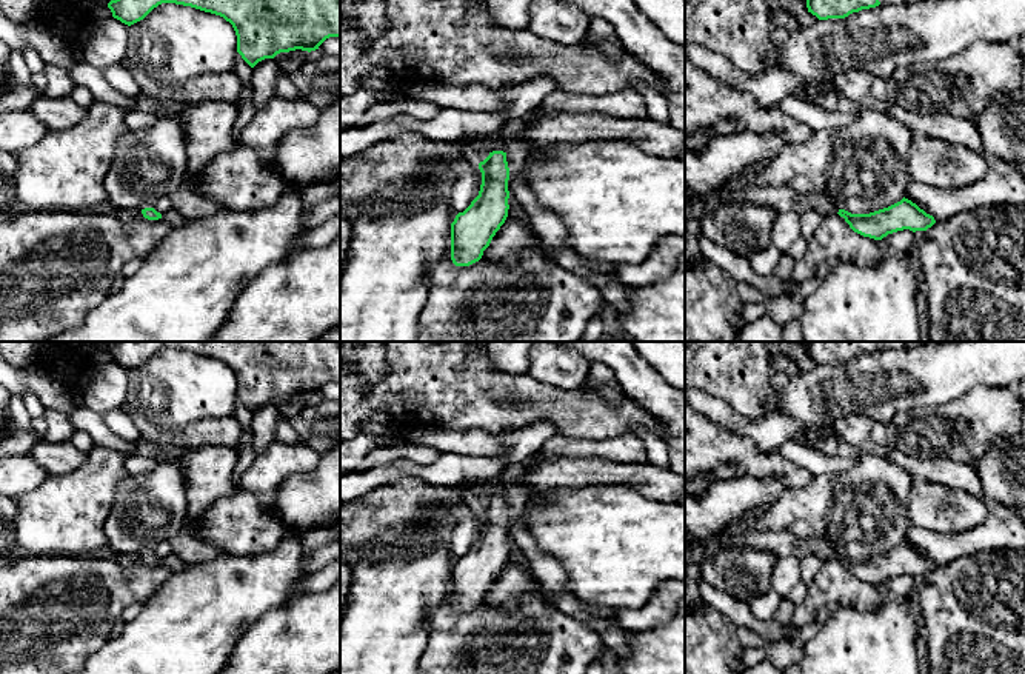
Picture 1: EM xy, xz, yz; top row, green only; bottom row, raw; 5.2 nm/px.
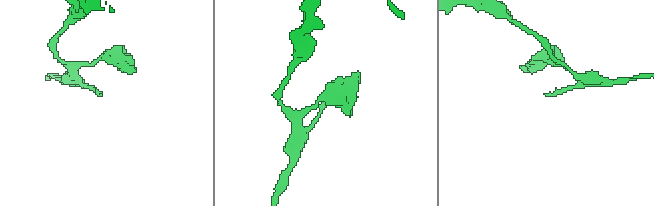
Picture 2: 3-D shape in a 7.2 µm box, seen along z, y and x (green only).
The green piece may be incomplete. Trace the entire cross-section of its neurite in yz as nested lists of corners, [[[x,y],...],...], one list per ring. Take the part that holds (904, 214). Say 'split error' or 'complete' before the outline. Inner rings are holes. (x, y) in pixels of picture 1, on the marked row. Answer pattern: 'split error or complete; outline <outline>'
split error; outline [[[788,183],[776,186],[748,186],[726,194],[723,199],[705,197],[702,200],[693,200],[685,206],[685,222],[700,220],[722,205],[743,203],[768,206],[777,214],[796,212],[802,215],[808,211],[814,211],[822,217],[839,214],[854,232],[874,240],[882,240],[888,234],[903,229],[913,232],[927,231],[936,223],[933,215],[927,214],[905,197],[888,208],[870,214],[851,214],[845,209],[839,209],[828,192],[819,192],[816,189],[797,192]]]

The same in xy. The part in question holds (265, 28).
complete; outline [[[111,0],[112,17],[131,26],[162,3],[191,6],[223,17],[237,35],[237,52],[254,68],[265,58],[295,49],[316,51],[329,37],[340,37],[340,0]]]

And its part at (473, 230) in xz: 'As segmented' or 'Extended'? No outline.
Extended

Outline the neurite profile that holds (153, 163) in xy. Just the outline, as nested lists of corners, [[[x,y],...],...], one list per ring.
[[[165,105],[151,126],[123,137],[120,154],[105,179],[108,208],[152,208],[160,199],[172,195],[188,177],[180,108]]]

